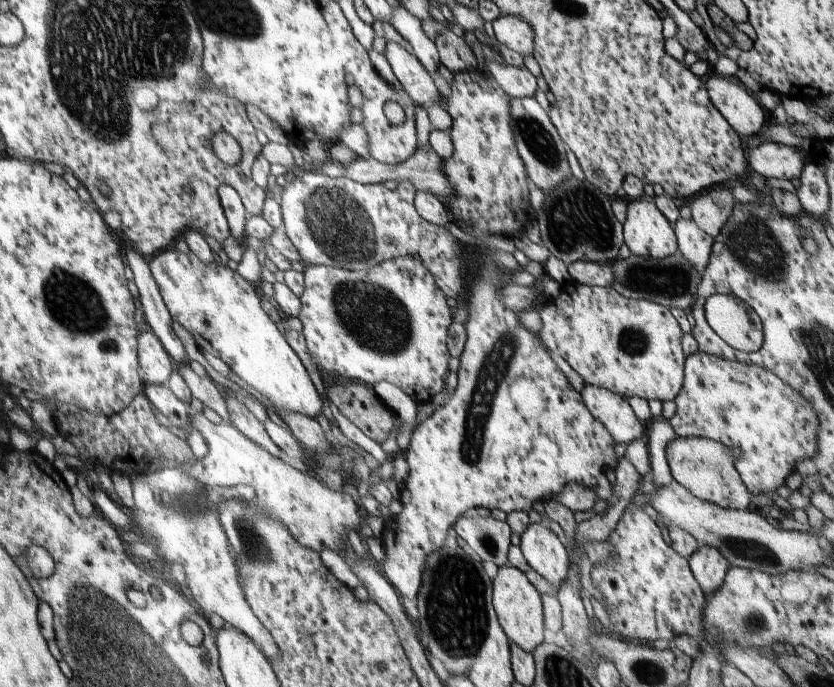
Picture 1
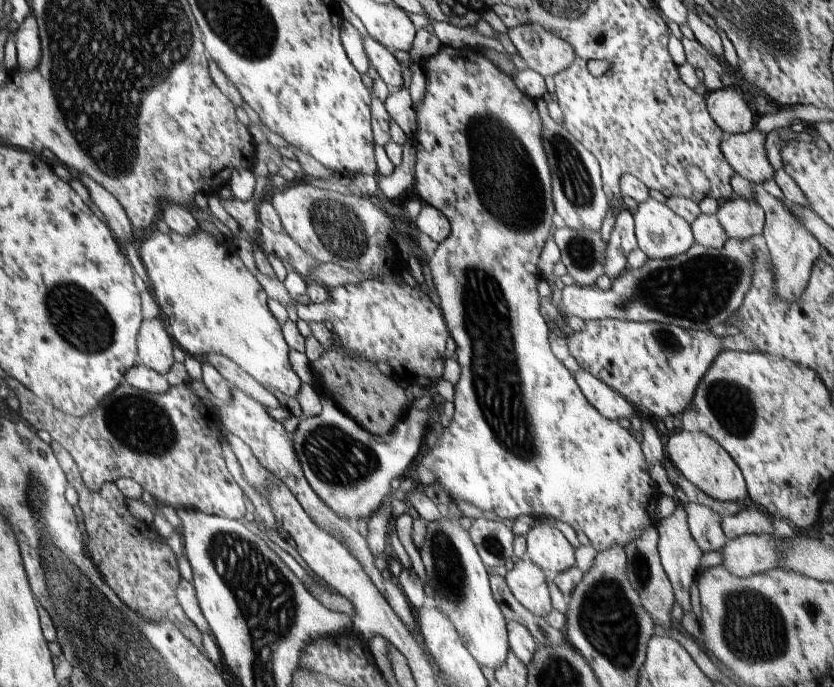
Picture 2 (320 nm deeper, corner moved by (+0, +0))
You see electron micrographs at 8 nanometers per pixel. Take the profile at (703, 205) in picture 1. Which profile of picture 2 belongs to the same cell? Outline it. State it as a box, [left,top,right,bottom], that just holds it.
[716,200,765,240]

